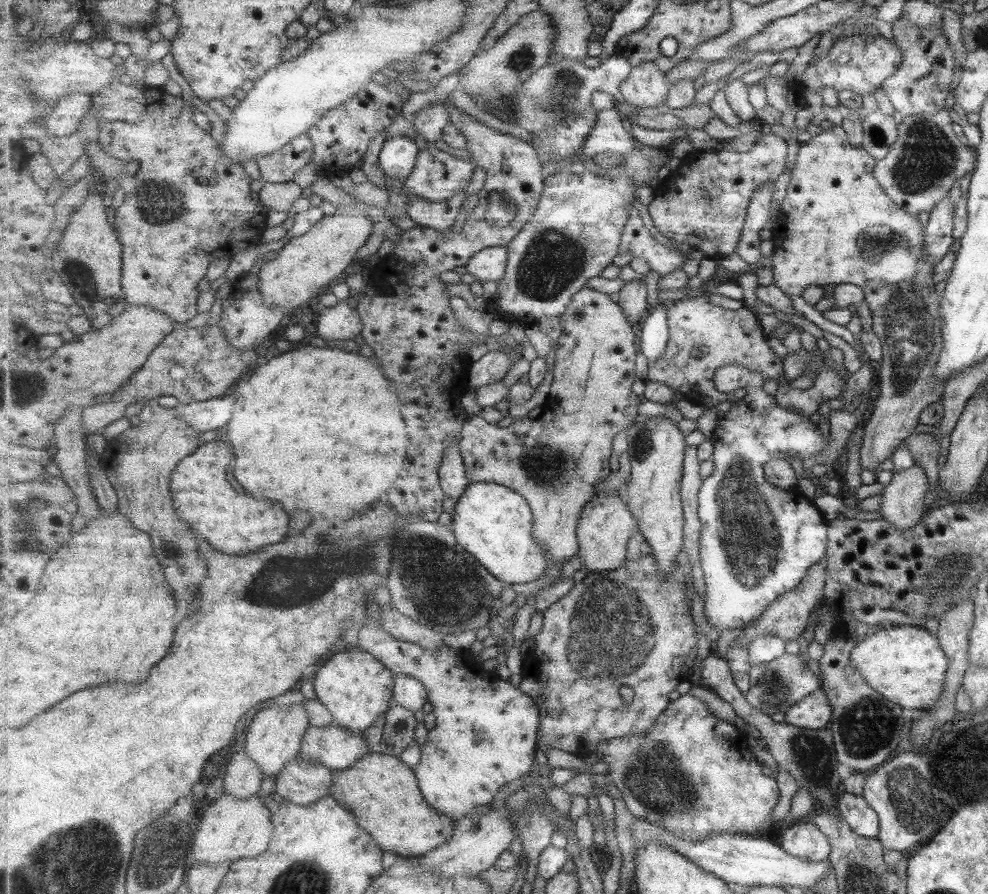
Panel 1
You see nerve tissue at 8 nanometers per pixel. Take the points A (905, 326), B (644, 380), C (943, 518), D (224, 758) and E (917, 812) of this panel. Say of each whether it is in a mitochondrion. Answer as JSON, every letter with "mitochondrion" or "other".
{"A":"mitochondrion","B":"other","C":"other","D":"other","E":"mitochondrion"}

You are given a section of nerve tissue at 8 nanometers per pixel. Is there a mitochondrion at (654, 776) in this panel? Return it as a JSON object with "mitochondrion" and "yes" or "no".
{"mitochondrion":"yes"}

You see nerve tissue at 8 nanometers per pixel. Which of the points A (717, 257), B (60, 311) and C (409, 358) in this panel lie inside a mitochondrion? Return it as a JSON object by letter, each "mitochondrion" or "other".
{"A":"other","B":"other","C":"other"}

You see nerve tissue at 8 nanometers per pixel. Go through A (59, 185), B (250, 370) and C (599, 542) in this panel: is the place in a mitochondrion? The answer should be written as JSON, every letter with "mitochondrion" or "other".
{"A":"other","B":"other","C":"other"}

